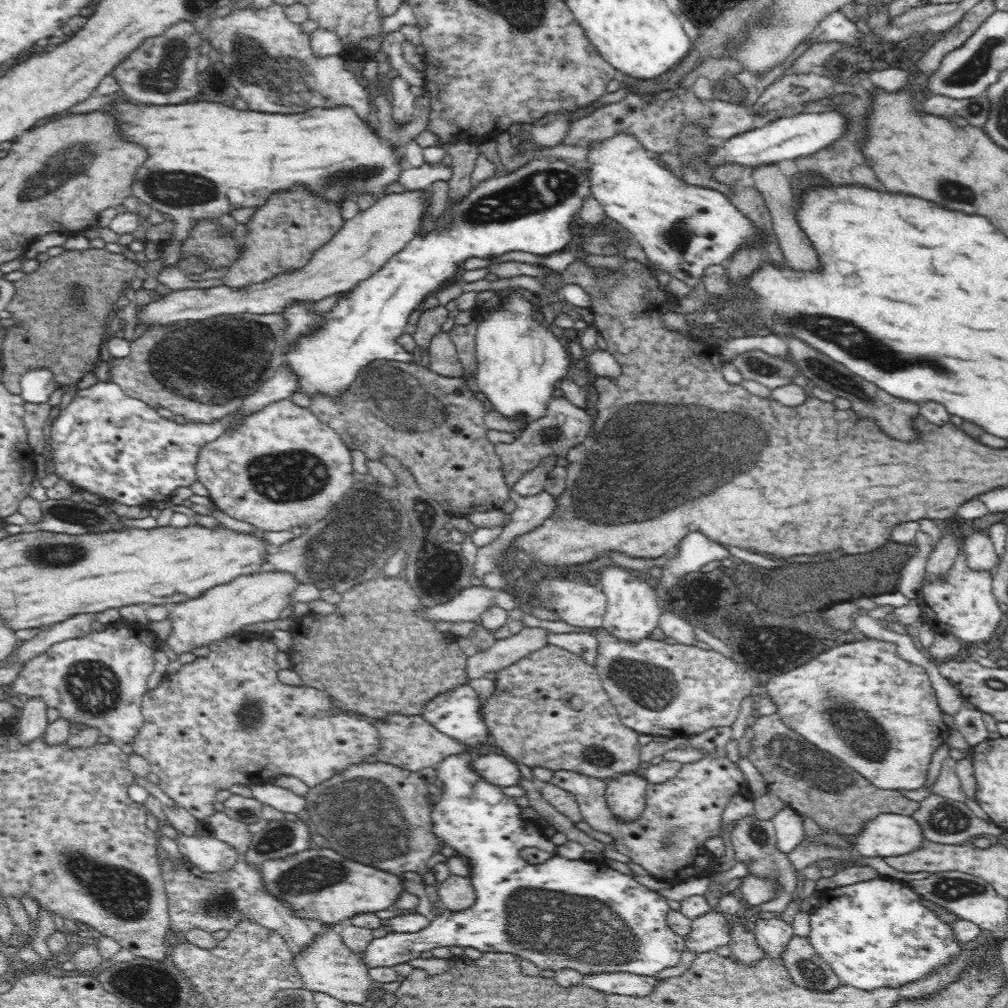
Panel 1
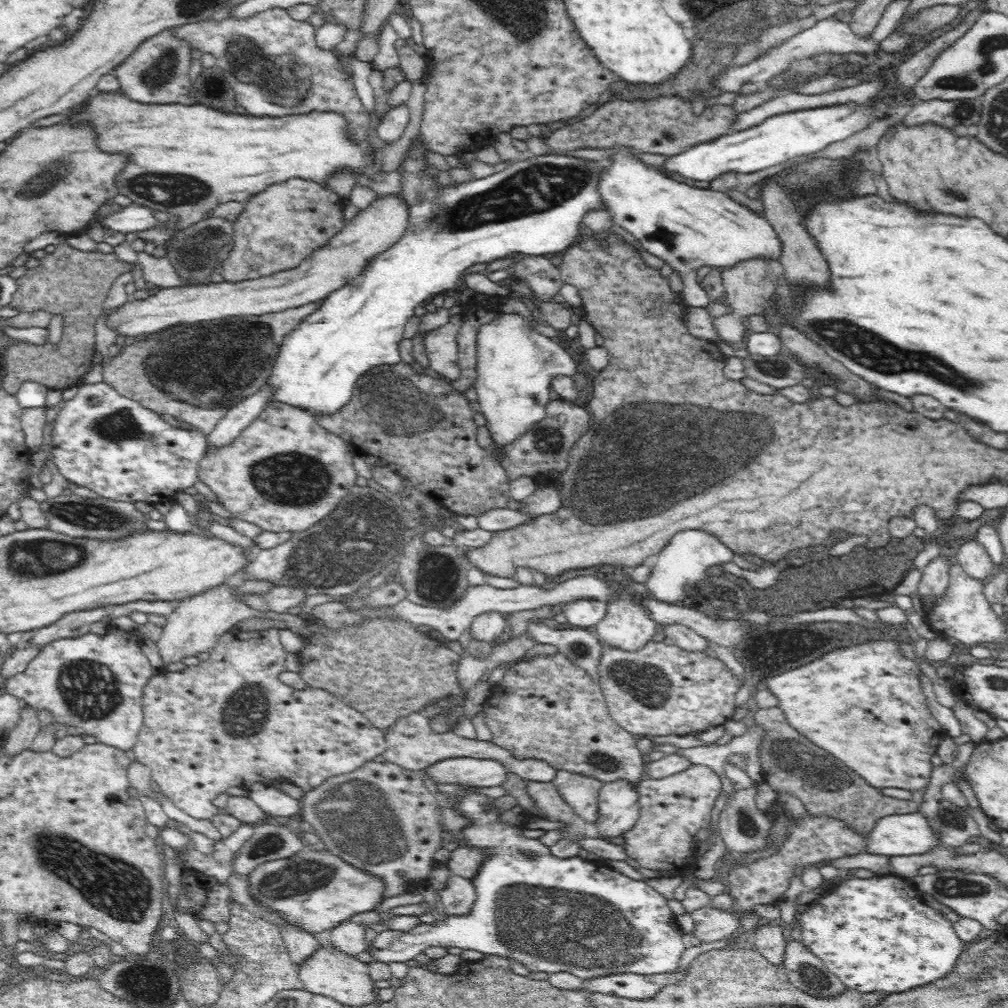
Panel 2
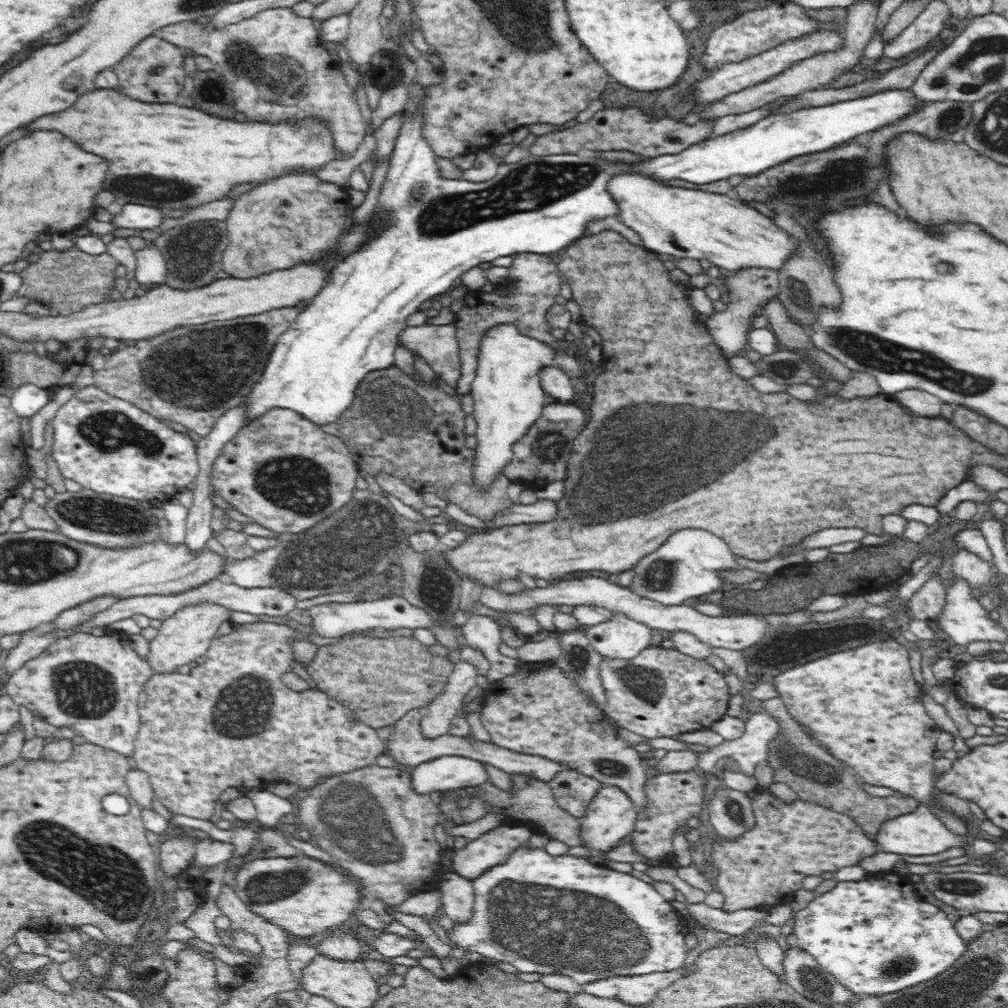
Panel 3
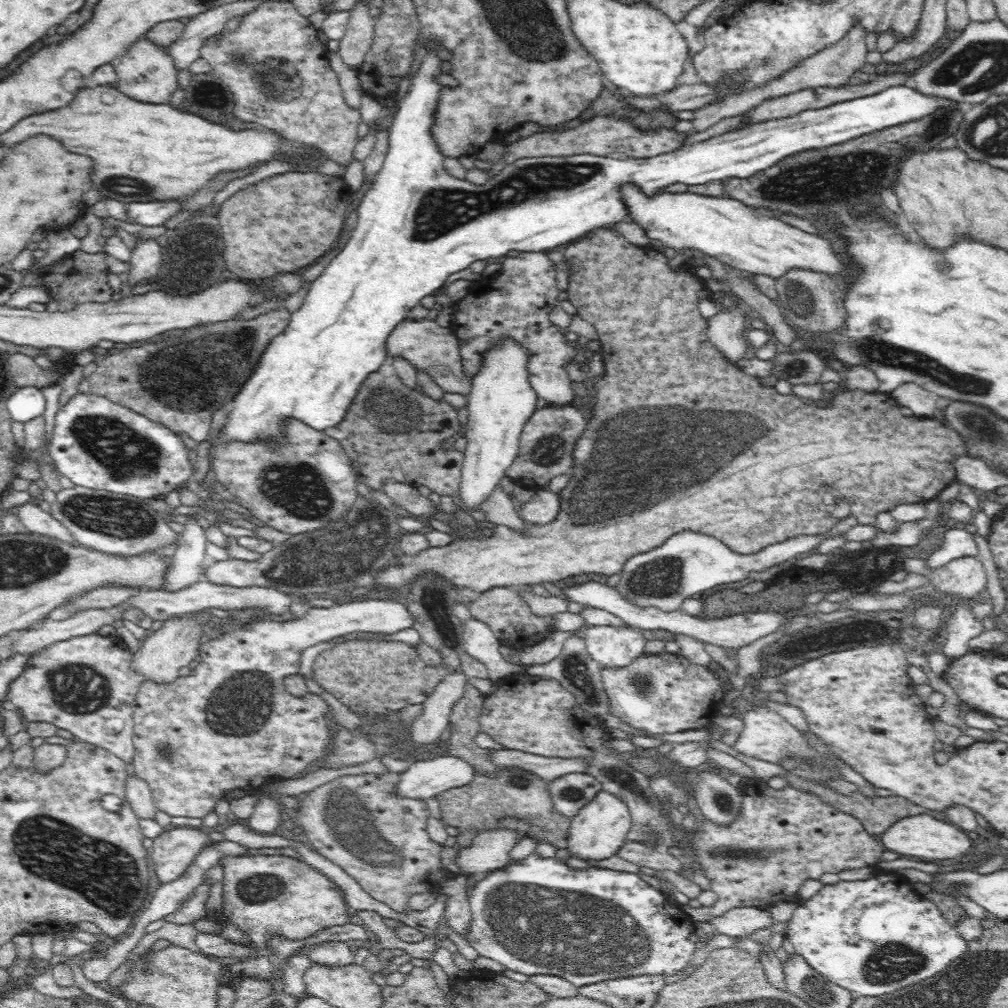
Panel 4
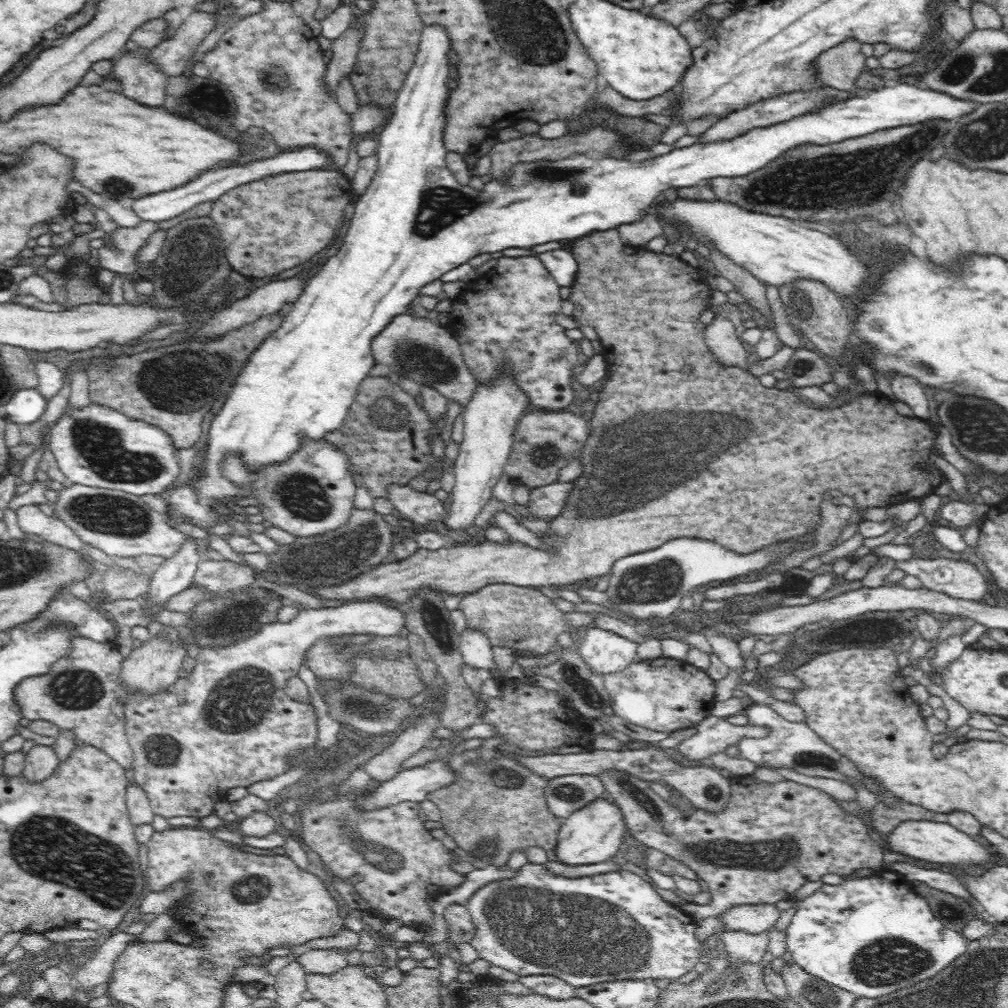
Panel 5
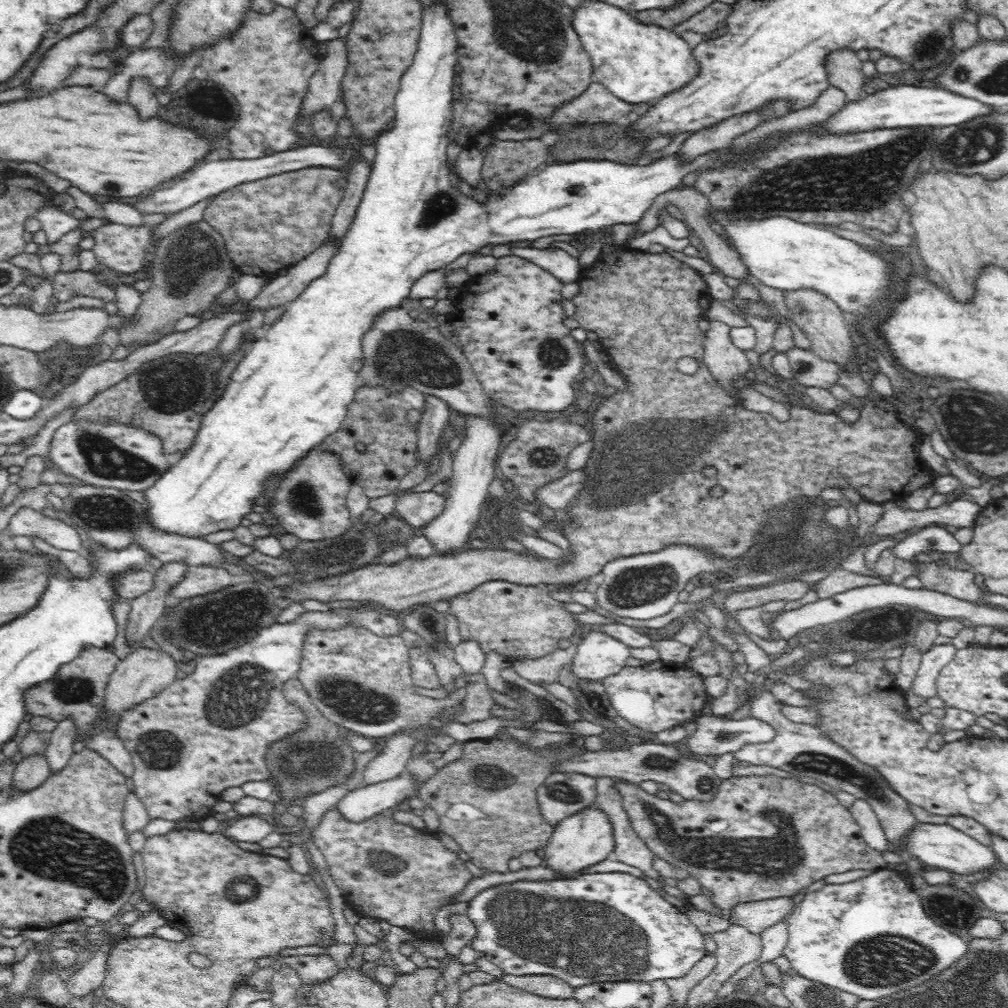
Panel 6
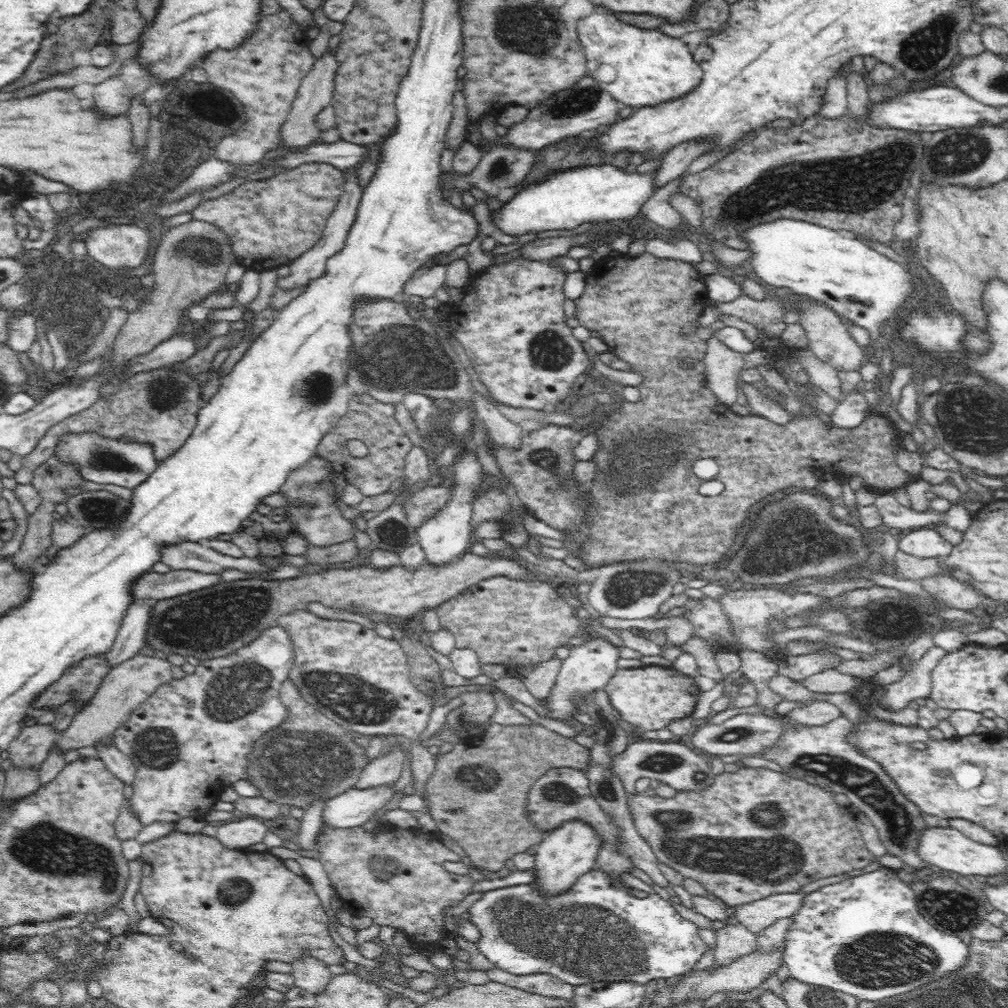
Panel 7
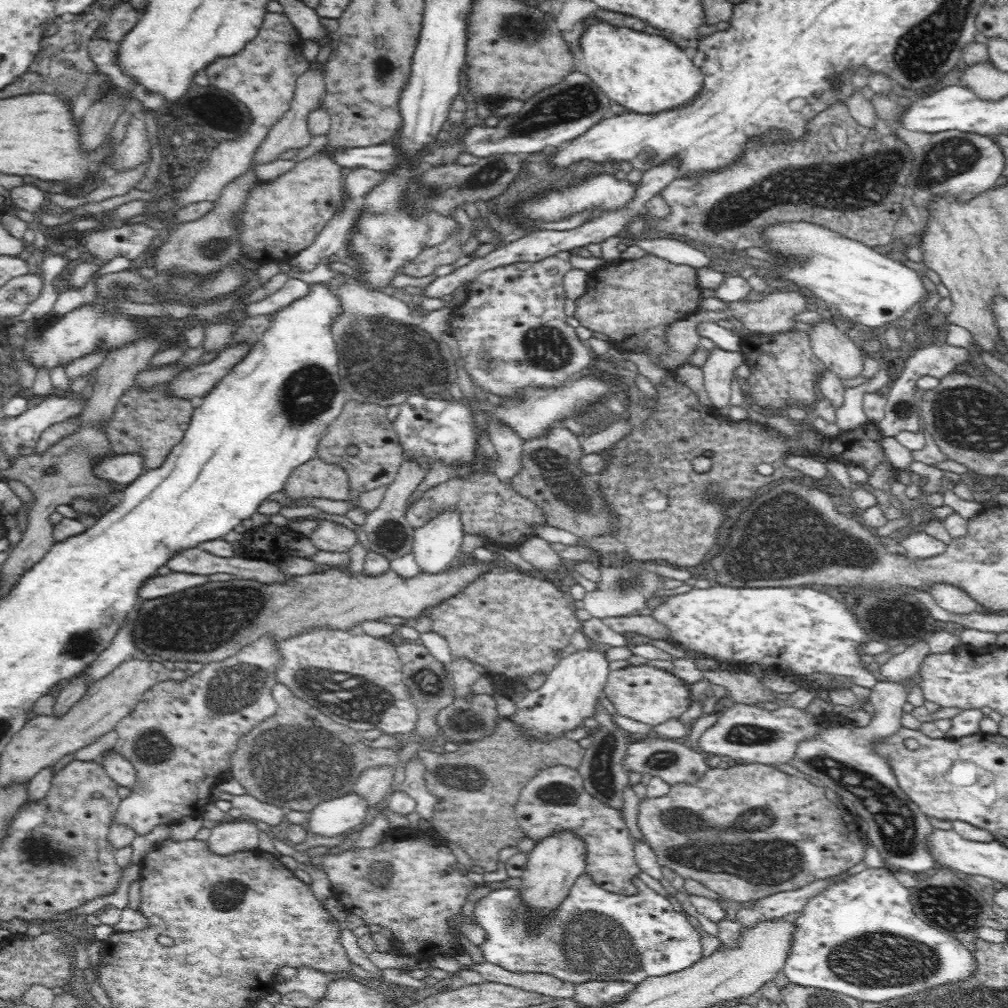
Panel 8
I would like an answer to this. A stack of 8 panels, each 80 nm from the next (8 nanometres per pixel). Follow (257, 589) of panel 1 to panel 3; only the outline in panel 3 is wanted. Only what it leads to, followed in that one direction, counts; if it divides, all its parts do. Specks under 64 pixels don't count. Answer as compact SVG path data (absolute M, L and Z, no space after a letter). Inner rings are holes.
M202 600L202 602L196 602L196 604L186 604L186 606L182 606L176 614L172 614L170 618L166 618L166 620L162 621L162 626L159 628L158 636L156 636L153 640L150 641L150 656L146 658L148 660L148 665L156 673L162 674L170 674L172 672L176 672L176 668L178 666L182 666L182 664L188 664L193 660L196 660L198 656L202 656L202 654L206 654L208 650L209 644L221 626L225 622L231 622L231 613L236 610L230 610L225 606L220 606L215 602L210 602L209 600Z

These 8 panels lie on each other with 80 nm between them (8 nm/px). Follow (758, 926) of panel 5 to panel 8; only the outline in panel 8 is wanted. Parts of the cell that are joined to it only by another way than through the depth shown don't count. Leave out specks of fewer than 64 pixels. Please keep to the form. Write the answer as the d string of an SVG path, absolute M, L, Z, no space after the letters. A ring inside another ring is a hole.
M820 879L817 881L812 881L807 886L799 888L798 890L792 890L788 892L780 892L777 894L772 894L766 899L761 899L756 902L752 902L750 907L738 907L736 920L742 926L756 926L760 922L771 921L772 918L781 917L785 914L799 914L804 906L807 906L809 899L816 897L818 894L821 894L828 886L832 886L832 881L828 879Z

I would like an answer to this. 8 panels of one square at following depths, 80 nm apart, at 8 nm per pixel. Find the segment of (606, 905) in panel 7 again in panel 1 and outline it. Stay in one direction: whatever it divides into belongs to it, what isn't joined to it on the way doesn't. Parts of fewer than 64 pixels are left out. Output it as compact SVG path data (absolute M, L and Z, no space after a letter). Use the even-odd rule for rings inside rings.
M462 752L452 754L451 757L446 757L442 762L438 763L436 766L436 778L443 782L443 787L440 793L440 802L432 807L432 823L435 827L435 834L439 836L440 841L454 849L456 856L464 857L464 859L468 860L468 865L470 866L468 877L475 889L476 902L471 907L462 910L448 911L446 907L441 908L440 914L431 920L431 923L420 932L408 934L390 932L386 937L373 939L364 952L364 965L368 969L393 968L396 965L410 963L421 957L421 954L426 952L426 950L432 950L432 948L438 948L438 946L464 946L464 948L470 946L470 948L476 948L476 950L481 950L482 952L504 952L514 954L517 957L524 957L524 959L532 961L541 969L558 971L570 968L578 971L578 973L582 973L582 975L602 972L628 972L640 976L653 976L665 968L675 967L681 960L682 953L686 951L686 945L684 937L676 934L671 929L671 926L668 926L667 912L670 908L668 907L667 899L649 890L646 886L639 884L634 880L633 876L621 874L607 864L606 866L598 866L598 864L592 861L569 860L568 858L560 857L558 855L558 846L551 842L549 836L545 836L548 830L539 826L534 820L521 817L522 807L516 802L517 798L506 795L504 787L488 782L477 770L473 769L471 762L482 755L484 754L478 752ZM525 848L538 848L544 852L551 853L552 859L546 860L542 864L529 864L520 855L521 850Z

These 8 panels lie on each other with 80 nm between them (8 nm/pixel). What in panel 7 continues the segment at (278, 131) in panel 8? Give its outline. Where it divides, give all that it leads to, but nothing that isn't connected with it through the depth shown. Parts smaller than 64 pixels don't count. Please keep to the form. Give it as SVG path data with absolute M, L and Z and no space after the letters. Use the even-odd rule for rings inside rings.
M330 50L313 63L312 70L302 79L298 94L292 103L292 108L286 122L281 126L281 138L286 147L306 148L315 144L320 137L321 130L315 123L316 115L331 104L334 88L334 78L337 76L337 56Z

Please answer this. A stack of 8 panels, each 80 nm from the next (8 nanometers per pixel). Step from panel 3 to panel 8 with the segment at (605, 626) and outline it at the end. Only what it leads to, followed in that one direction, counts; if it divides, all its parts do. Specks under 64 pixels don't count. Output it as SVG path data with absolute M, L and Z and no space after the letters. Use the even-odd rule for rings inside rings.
M585 648L562 657L548 672L547 679L536 692L516 702L518 712L512 722L528 728L532 738L558 738L566 730L580 727L582 720L592 716L596 710L596 700L604 695L605 682L610 670L606 651Z

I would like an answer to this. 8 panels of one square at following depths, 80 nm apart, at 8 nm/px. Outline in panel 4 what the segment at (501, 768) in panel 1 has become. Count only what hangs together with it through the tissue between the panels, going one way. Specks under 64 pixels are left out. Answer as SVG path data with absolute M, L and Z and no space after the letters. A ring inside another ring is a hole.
M440 755L433 759L414 761L410 764L408 770L401 774L397 792L408 798L425 800L430 797L436 797L441 792L452 787L468 784L468 782L472 781L475 772L475 768L467 760L459 756Z

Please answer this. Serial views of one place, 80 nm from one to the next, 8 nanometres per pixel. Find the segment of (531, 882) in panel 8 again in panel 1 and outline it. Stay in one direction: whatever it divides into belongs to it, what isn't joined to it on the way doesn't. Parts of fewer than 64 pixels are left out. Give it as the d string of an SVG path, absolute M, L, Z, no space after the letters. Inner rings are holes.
M641 771L622 773L606 781L606 804L617 820L636 820L644 812L648 784L649 780Z

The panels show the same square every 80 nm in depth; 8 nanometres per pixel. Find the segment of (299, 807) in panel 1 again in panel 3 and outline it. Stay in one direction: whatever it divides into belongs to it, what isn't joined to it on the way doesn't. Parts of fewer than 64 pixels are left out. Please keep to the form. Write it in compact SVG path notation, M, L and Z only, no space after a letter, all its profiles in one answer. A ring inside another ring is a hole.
M256 786L254 789L245 790L244 796L253 800L257 810L255 819L262 827L277 827L282 816L296 810L296 805L286 797L280 797L264 787Z

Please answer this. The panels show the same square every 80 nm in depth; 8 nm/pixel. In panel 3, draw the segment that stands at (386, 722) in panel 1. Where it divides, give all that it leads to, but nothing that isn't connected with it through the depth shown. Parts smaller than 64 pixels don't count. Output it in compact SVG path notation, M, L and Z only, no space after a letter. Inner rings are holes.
M412 708L412 710L408 711L402 718L395 722L394 730L388 736L386 747L386 753L395 763L413 769L415 766L440 757L463 756L487 763L510 775L528 775L529 777L544 782L551 781L556 774L567 768L563 763L554 762L541 756L516 753L512 750L502 748L496 743L479 741L473 737L460 737L450 733L436 736L436 738L424 736L423 730L421 729L422 717L423 710Z

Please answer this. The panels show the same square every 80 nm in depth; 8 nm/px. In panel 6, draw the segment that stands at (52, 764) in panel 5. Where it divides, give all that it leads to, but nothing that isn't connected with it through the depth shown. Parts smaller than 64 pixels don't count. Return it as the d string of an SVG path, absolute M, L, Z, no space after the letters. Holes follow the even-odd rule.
M34 752L16 765L12 783L18 790L34 790L51 774L50 763L45 752Z

